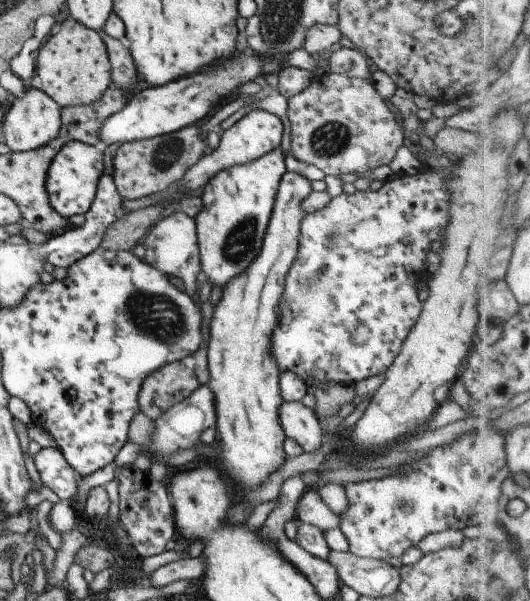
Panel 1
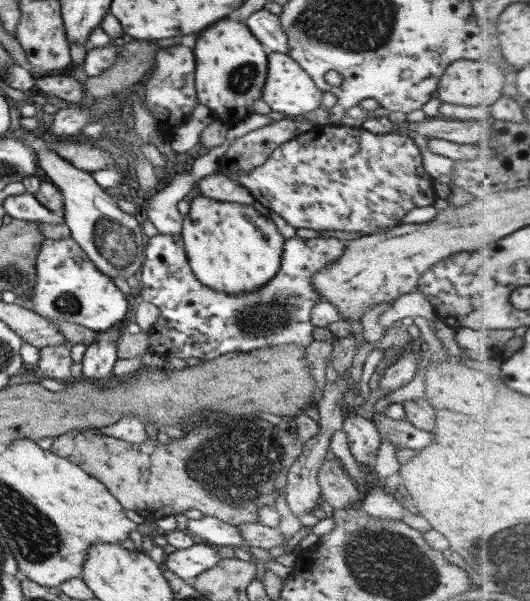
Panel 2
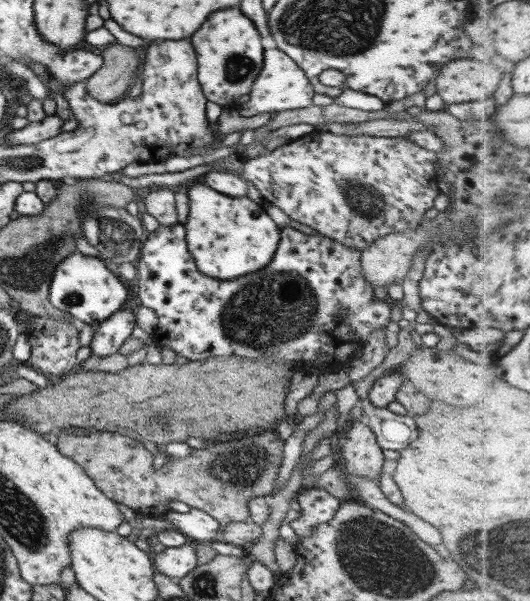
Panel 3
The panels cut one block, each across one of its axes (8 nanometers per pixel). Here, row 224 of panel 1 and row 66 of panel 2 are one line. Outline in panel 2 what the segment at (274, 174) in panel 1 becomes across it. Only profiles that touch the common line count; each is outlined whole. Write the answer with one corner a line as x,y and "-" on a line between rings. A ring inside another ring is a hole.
218,20
216,24
210,24
206,28
194,46
196,68
195,84
198,100
204,106
210,108
214,119
220,119
229,126
236,124
239,120
244,119
247,115
254,114
252,107
254,102
261,98
264,84
266,84
267,74
267,50
263,44
250,32
246,24
240,24
240,21

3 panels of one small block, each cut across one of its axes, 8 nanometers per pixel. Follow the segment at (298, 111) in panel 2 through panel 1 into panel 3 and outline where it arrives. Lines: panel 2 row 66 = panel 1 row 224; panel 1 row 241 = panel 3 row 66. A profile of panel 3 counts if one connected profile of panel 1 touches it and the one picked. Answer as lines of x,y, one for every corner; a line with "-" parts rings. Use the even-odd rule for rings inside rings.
279,48
267,49
263,52
263,67
250,92
250,100
237,106
242,116
256,116
263,112
292,111
312,105
315,92
310,85
306,73

